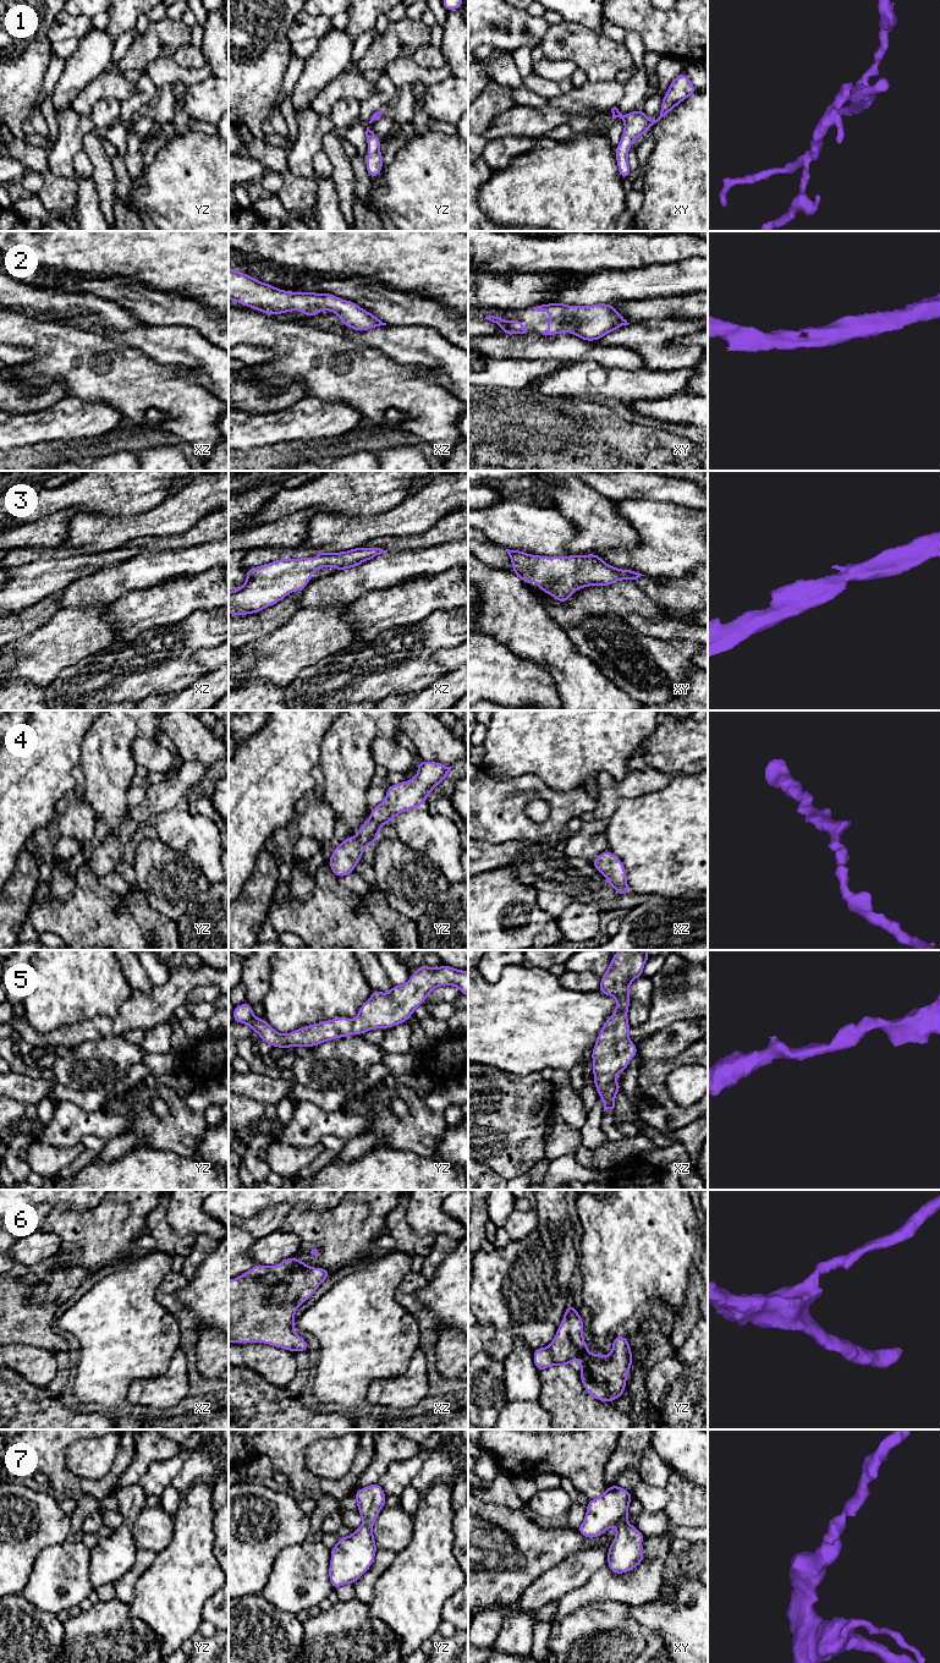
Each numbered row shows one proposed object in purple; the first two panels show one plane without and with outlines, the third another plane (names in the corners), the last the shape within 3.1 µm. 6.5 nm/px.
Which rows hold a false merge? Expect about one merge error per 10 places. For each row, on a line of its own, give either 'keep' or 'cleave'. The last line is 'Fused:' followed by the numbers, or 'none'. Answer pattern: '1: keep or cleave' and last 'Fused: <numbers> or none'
1: keep
2: keep
3: keep
4: keep
5: keep
6: keep
7: keep
Fused: none

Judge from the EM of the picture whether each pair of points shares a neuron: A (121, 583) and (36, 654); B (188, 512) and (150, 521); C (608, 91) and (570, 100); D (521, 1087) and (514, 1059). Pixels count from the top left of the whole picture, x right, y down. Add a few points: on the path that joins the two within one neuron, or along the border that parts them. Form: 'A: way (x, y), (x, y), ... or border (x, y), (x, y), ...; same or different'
A: border (109, 604), (64, 607); different
B: way (179, 514), (160, 521); same
C: way (598, 95), (580, 99); same
D: border (489, 1066), (521, 1076), (539, 1073); different

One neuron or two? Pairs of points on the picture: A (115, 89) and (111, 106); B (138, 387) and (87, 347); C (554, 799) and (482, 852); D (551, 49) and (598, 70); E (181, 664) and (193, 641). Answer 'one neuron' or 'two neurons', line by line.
A: two neurons
B: one neuron
C: two neurons
D: one neuron
E: one neuron

